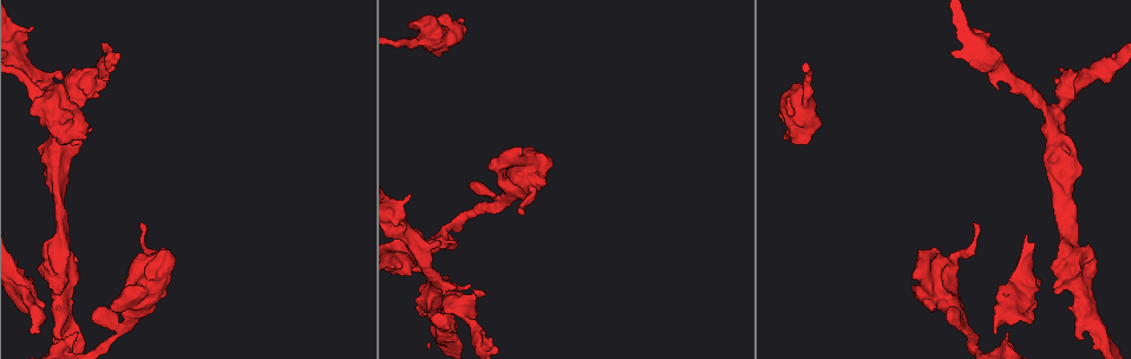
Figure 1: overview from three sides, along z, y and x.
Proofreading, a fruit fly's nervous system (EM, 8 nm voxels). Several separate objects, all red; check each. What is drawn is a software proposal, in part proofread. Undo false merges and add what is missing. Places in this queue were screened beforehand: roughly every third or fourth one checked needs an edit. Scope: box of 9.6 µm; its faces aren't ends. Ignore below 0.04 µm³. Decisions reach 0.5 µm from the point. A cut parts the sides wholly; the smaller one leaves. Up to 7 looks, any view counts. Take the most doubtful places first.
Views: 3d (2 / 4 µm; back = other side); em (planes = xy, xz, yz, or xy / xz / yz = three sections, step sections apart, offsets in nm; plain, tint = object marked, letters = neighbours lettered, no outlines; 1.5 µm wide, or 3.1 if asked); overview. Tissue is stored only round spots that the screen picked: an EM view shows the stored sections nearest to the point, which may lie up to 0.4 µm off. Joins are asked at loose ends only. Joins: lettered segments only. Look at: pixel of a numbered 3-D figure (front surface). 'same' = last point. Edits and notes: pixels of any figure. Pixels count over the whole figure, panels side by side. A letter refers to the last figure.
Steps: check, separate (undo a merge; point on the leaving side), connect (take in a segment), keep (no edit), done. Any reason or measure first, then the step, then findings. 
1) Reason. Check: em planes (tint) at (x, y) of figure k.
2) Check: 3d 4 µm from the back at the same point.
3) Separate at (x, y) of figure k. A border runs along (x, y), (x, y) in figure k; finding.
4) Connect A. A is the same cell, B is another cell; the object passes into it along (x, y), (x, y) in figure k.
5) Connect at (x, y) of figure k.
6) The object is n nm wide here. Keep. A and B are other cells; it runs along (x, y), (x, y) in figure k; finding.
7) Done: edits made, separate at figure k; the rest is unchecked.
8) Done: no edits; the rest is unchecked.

Branch stops here. Check: em planes (plain) at (995, 331) of figure 1.

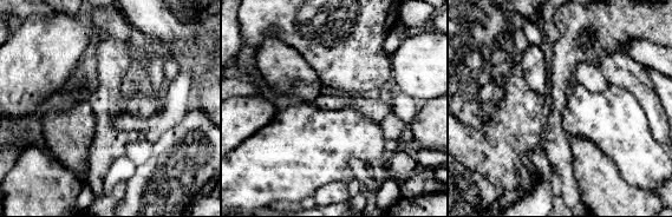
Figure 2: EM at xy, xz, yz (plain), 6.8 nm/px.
See the neighbours. Check: em planes (letters) at the same point.

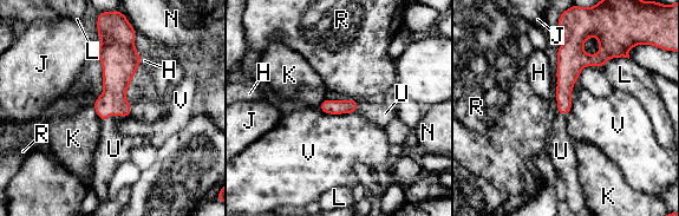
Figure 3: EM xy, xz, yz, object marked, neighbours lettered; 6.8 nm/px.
Connect U. U is the same cell, H, J, K, L, N, R and V are other cells; the object passes into it along (116, 78), (110, 113), (113, 149) in figure 3; it goes on there.

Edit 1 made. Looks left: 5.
An open end. Check: 3d 2 µm from the back at (786, 137) of figure 1.

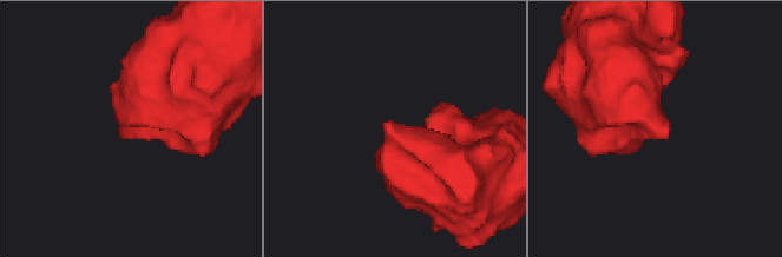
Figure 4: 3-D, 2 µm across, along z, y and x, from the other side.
Check: em yz step 4 (tint) at (120, 137) of figure 4.

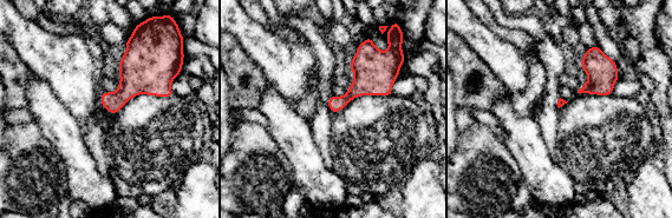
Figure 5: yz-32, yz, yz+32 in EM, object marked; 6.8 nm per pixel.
Cut it another way. Check: em planes (letters) at the same point.

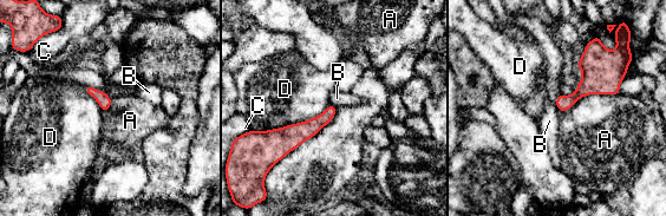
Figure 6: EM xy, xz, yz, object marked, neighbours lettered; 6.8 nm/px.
Keep. A, B, C and D are other cells; it runs along (333, 109), (306, 130), (268, 133) in figure 6; no lettered segment goes on from it.

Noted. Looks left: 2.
Thick turns thin. Check: 3d 4 µm at (441, 283) of figure 1.

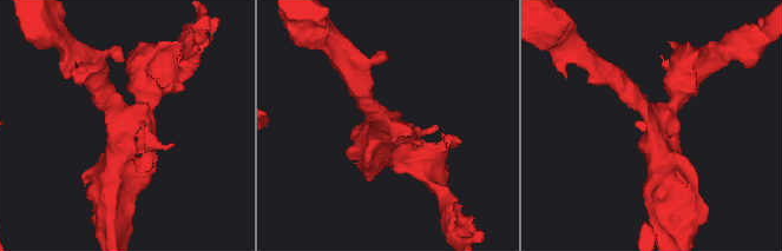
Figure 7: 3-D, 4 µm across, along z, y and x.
Need the tissue. Check: em planes (letters) at (121, 120) of figure 7.

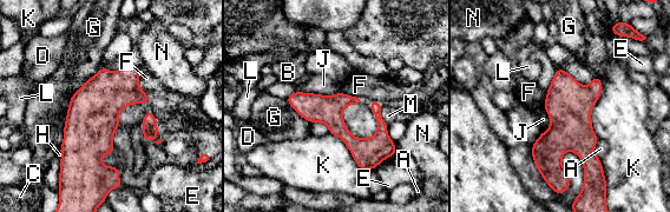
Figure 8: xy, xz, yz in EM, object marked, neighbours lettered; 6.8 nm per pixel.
Keep. A, B, C, D, E, F, G, H, J, K, L, M and N are other cells; a border runs along (102, 66), (71, 97), (59, 151) in figure 8; all the same neuron.

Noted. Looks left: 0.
Done: edits made, connect at figure 3; the rest is unchecked.

